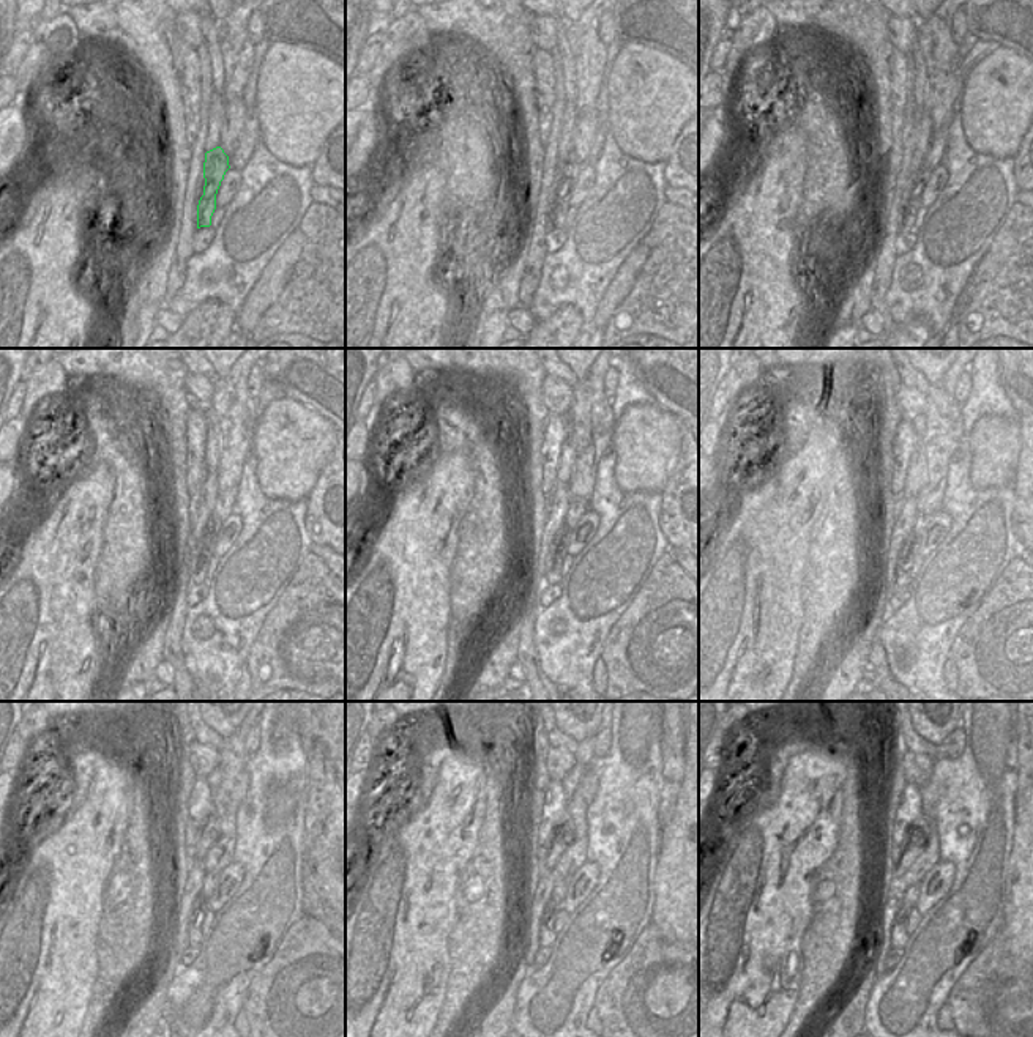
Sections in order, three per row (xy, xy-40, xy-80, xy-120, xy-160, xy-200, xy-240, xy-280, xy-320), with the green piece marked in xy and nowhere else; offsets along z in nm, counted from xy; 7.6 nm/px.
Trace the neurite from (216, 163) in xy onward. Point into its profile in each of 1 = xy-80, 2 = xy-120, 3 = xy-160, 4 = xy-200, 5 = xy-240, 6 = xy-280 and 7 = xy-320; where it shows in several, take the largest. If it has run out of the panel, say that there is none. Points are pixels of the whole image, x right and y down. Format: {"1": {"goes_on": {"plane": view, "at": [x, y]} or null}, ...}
{"1": {"goes_on": {"plane": "xy-80", "at": [909, 216]}}, "2": {"goes_on": {"plane": "xy-120", "at": [201, 568]}}, "3": {"goes_on": {"plane": "xy-160", "at": [552, 576]}}, "4": {"goes_on": {"plane": "xy-200", "at": [910, 544]}}, "5": {"goes_on": {"plane": "xy-240", "at": [201, 903]}}, "6": {"goes_on": {"plane": "xy-280", "at": [548, 936]}}, "7": {"goes_on": {"plane": "xy-320", "at": [899, 936]}}}

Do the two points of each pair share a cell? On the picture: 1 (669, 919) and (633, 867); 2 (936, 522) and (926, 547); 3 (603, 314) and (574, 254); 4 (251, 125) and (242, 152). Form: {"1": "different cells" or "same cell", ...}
{"1": "different cells", "2": "same cell", "3": "different cells", "4": "same cell"}

